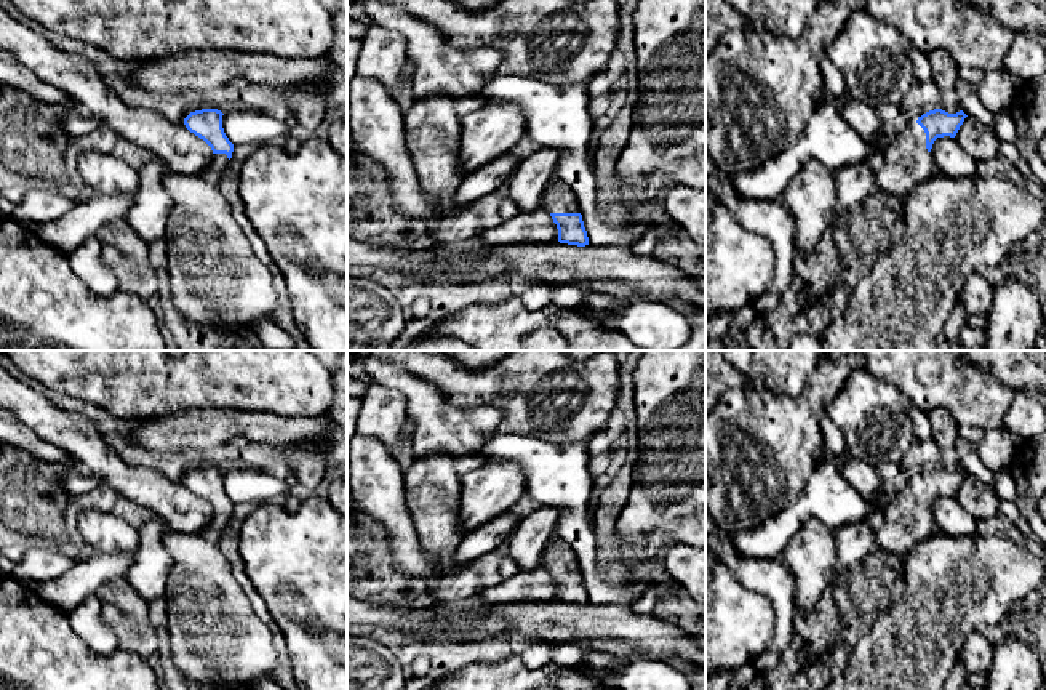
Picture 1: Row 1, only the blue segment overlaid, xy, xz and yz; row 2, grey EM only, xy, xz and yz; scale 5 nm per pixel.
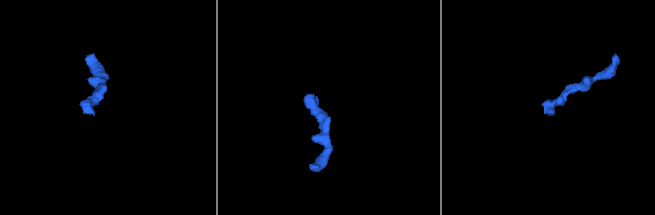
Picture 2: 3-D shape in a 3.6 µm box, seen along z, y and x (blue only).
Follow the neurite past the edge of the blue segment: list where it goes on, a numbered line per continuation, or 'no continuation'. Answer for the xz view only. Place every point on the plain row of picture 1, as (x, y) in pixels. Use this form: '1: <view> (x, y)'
1: xz (560, 557)

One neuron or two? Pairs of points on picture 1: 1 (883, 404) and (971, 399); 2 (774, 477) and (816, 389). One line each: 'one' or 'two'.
1: two
2: one

